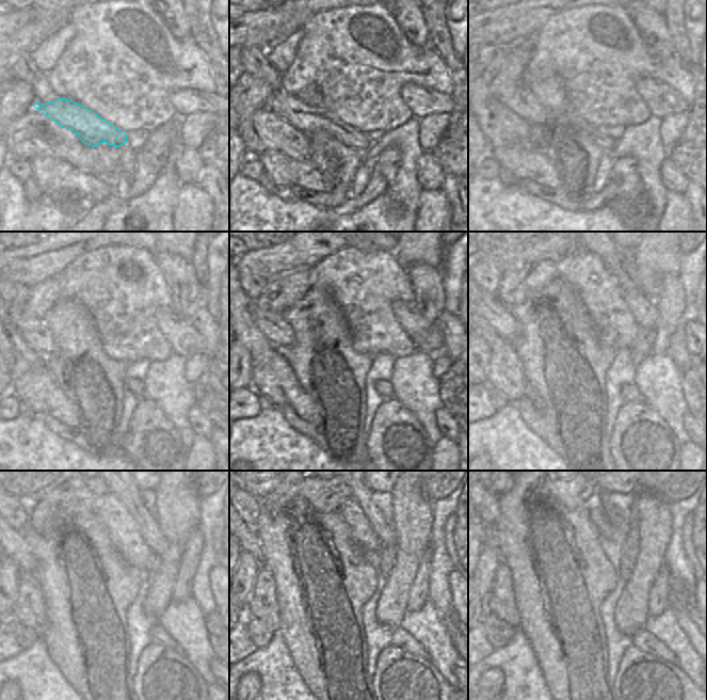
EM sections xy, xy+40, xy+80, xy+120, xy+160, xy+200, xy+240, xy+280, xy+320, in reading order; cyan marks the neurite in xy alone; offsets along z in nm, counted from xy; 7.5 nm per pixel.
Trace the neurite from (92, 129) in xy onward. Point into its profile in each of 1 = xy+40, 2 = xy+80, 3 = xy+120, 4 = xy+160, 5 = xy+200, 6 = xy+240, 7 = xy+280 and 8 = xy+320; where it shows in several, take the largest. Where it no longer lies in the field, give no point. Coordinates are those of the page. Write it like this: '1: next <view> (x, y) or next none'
1: next xy+40 (308, 118)
2: next xy+80 (523, 102)
3: next xy+120 (35, 333)
4: next xy+160 (272, 325)
5: next xy+200 (489, 306)
6: next xy+240 (12, 542)
7: next xy+280 (251, 543)
8: next xy+320 (642, 639)

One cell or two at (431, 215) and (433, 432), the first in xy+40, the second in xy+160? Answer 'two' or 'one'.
two

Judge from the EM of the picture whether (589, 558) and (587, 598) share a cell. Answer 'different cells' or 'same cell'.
same cell

